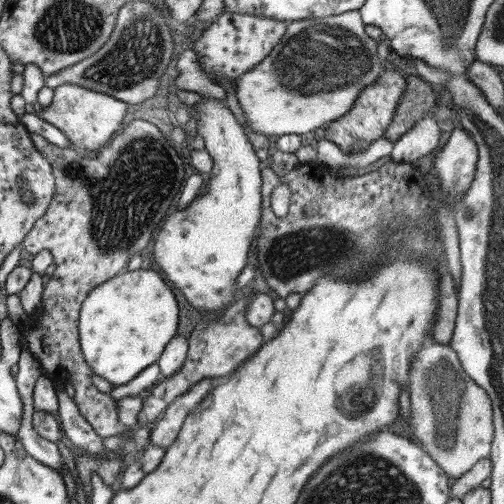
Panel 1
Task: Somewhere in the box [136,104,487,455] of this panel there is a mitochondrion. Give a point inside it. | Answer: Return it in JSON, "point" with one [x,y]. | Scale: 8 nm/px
{"point":[324,246]}

